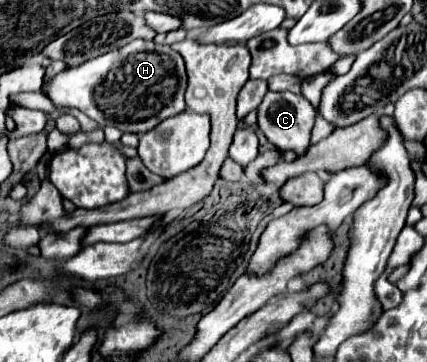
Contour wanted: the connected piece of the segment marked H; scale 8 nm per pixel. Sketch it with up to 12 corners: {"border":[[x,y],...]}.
{"border":[[139,38],[43,90],[141,136],[185,110],[171,46]]}

